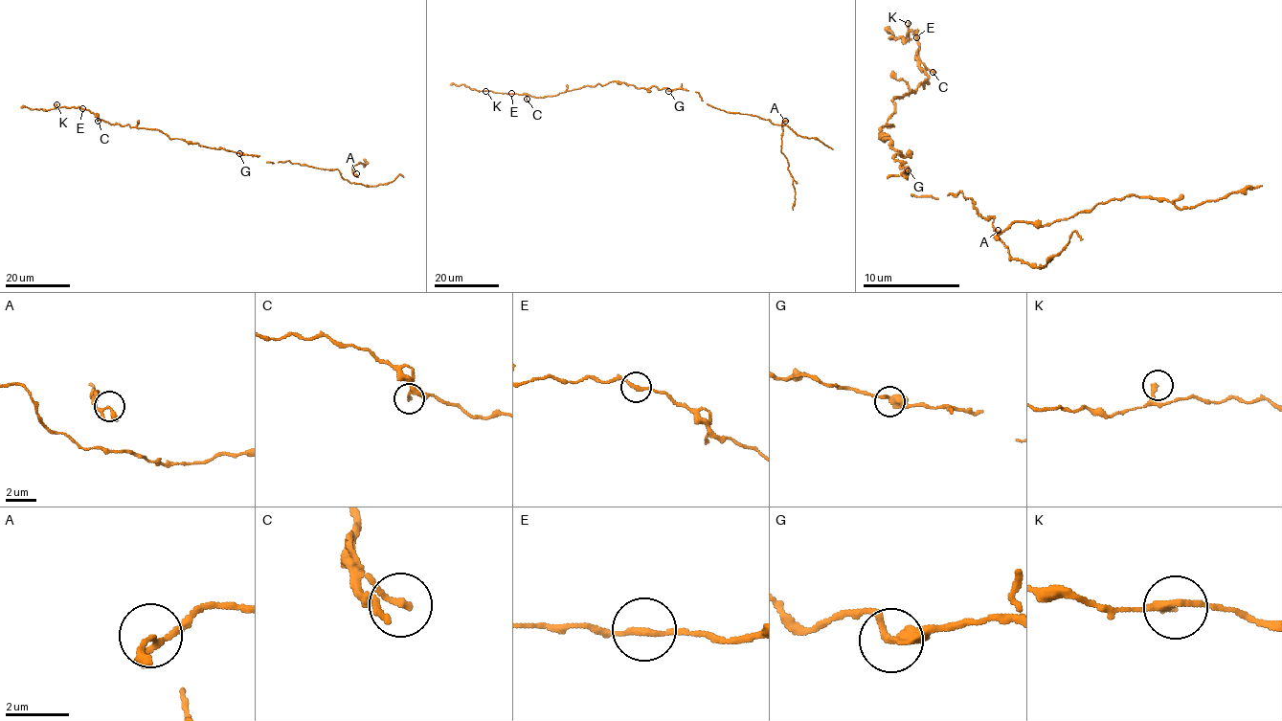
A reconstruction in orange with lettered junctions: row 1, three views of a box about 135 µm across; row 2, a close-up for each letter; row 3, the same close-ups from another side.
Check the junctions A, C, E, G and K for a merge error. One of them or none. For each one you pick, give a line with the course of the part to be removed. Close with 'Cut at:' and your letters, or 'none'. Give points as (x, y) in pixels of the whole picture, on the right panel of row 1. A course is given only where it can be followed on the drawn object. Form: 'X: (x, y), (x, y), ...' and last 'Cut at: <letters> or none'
Cut at: none

